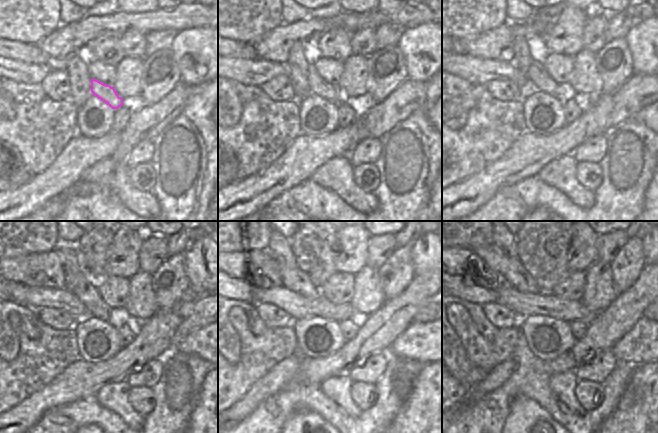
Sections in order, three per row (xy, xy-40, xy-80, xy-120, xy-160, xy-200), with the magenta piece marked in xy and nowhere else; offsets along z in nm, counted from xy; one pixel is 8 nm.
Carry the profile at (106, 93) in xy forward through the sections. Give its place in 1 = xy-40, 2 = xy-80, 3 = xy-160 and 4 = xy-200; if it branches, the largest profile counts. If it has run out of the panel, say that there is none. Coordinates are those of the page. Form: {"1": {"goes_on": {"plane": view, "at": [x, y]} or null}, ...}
{"1": {"goes_on": {"plane": "xy-40", "at": [318, 85]}}, "2": {"goes_on": {"plane": "xy-80", "at": [541, 80]}}, "3": {"goes_on": {"plane": "xy-160", "at": [295, 279]}}, "4": {"goes_on": {"plane": "xy-200", "at": [512, 269]}}}

